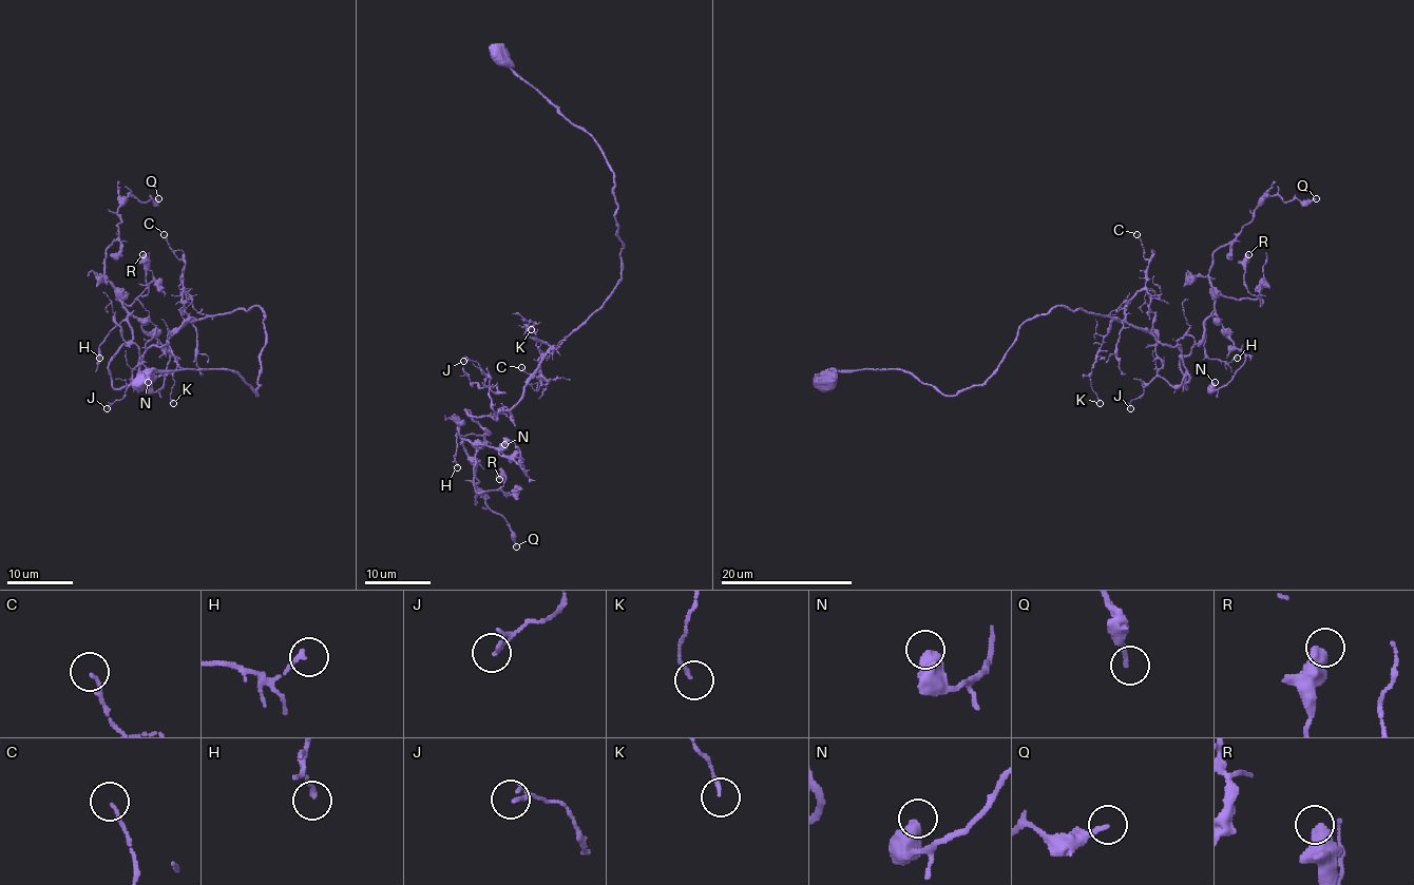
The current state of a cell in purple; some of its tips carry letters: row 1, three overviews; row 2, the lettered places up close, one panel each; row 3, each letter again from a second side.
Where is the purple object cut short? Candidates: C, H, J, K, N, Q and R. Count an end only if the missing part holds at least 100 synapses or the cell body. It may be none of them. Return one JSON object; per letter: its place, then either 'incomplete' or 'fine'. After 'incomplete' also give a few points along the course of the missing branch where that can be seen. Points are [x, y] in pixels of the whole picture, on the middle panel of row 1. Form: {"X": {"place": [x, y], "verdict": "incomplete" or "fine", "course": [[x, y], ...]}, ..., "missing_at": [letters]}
{"C": {"place": [521, 367], "verdict": "fine"}, "H": {"place": [457, 467], "verdict": "fine"}, "J": {"place": [463, 361], "verdict": "fine"}, "K": {"place": [531, 329], "verdict": "fine"}, "N": {"place": [504, 444], "verdict": "fine"}, "Q": {"place": [516, 546], "verdict": "fine"}, "R": {"place": [499, 479], "verdict": "fine"}, "missing_at": []}

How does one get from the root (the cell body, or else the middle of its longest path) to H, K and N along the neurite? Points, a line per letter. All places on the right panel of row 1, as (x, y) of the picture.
H: (825, 380), (902, 369), (956, 395), (1056, 306), (1178, 346), (1186, 388), (1204, 321), (1204, 352), (1237, 358)
K: (825, 380), (902, 369), (956, 395), (985, 382), (1026, 321), (1068, 306), (1115, 320), (1089, 376), (1100, 403)
N: (825, 380), (902, 369), (956, 395), (1068, 306), (1178, 346), (1186, 388), (1215, 314), (1245, 358), (1215, 382)

